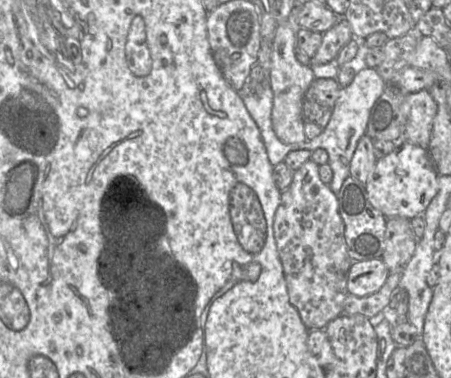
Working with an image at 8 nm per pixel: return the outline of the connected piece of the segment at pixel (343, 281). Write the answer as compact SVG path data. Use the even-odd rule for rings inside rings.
M309 159L304 162L302 166L300 166L297 170L294 171L291 184L287 189L281 192L281 202L275 212L273 230L279 257L283 266L290 303L297 309L302 322L309 330L324 330L331 320L344 313L344 301L349 293L347 290L348 272L354 260L349 256L348 247L345 241L344 223L338 211L337 196L333 193L328 184L324 184L321 181L319 176L319 165L312 159Z

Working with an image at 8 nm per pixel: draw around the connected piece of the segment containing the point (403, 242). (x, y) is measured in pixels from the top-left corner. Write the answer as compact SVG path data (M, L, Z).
M404 217L387 218L385 250L381 259L390 271L403 270L414 255L417 242L411 220Z

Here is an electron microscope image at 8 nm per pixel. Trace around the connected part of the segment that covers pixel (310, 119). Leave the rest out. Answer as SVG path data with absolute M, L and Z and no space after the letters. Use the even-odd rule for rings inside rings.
M314 78L307 89L302 105L302 120L307 140L325 129L339 97L340 85L332 78Z

